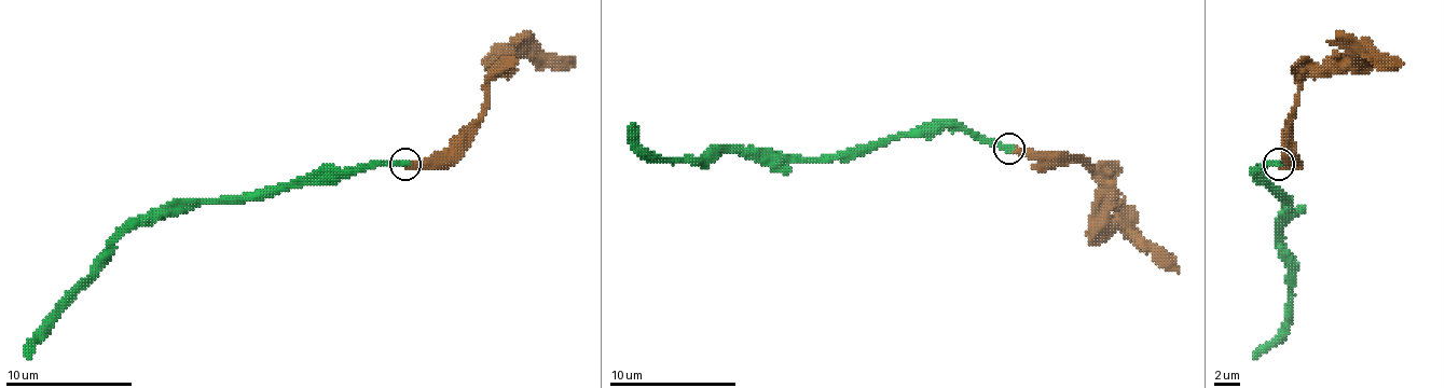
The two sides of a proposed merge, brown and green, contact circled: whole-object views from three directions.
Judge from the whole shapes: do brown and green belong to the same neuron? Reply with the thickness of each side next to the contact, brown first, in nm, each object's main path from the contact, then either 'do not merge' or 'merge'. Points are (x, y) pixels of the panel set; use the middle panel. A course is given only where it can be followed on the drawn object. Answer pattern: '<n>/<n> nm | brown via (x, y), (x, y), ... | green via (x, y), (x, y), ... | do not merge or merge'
360/360 nm | brown via (1009, 149), (1076, 155), (1096, 178), (1099, 203), (1178, 273) | green via (1009, 149), (962, 129), (918, 126), (819, 158), (717, 152), (704, 158), (650, 158), (637, 146), (632, 123) | merge

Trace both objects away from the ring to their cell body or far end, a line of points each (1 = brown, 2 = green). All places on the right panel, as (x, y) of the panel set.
1: (1279, 165), (1285, 123), (1295, 111), (1298, 85), (1308, 75), (1333, 66), (1346, 54), (1384, 54), (1403, 63)
2: (1279, 165), (1269, 165), (1256, 175), (1289, 203), (1282, 244), (1289, 266), (1289, 323), (1253, 359)

